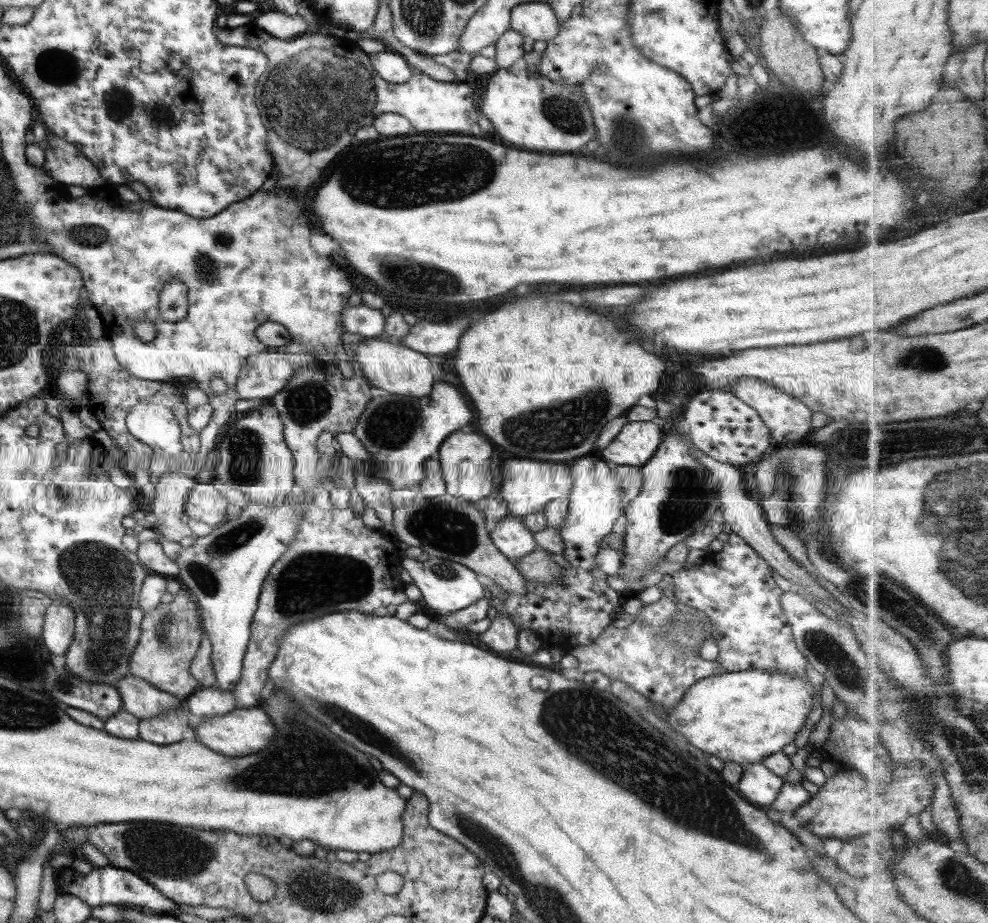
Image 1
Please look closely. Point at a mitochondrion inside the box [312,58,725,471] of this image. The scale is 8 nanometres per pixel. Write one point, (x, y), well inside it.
(414, 176)

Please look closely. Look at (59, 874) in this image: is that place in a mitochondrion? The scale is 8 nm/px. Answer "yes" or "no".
no

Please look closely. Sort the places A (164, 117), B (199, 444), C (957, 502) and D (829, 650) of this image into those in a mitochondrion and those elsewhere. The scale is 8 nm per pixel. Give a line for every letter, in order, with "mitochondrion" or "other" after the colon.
A: other
B: other
C: mitochondrion
D: mitochondrion

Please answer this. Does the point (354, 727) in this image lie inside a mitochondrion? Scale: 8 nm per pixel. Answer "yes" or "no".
yes

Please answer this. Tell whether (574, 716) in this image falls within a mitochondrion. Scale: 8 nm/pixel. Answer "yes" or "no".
yes

